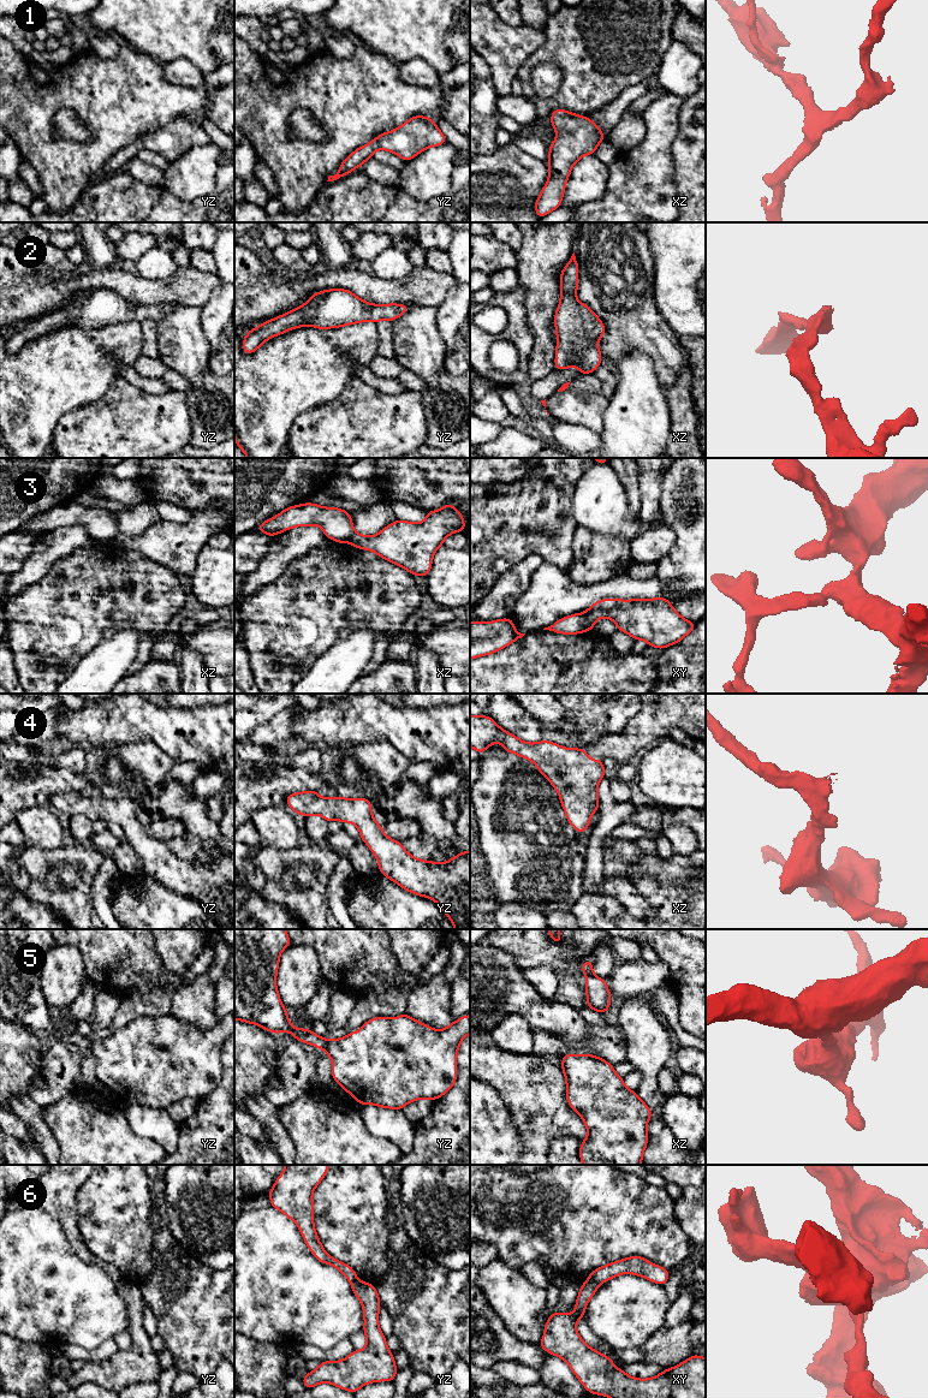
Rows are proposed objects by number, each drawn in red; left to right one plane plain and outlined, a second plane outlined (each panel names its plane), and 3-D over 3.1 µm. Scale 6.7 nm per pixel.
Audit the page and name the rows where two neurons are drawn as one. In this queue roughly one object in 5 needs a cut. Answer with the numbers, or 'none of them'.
3, 6

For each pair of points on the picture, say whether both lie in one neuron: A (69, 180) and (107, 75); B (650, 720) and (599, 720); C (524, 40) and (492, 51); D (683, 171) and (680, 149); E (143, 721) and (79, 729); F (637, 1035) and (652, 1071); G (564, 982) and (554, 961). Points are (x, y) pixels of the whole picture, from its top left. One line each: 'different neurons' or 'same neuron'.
A: same neuron
B: different neurons
C: same neuron
D: same neuron
E: same neuron
F: same neuron
G: different neurons

